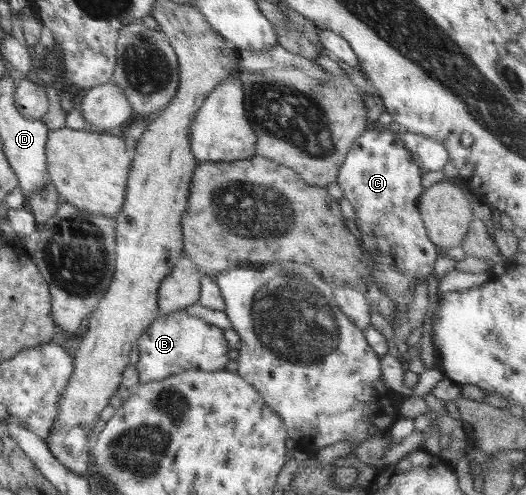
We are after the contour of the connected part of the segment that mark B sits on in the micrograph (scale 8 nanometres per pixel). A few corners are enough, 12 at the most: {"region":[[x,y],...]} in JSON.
{"region":[[185,309],[136,341],[139,384],[226,368],[223,330]]}

